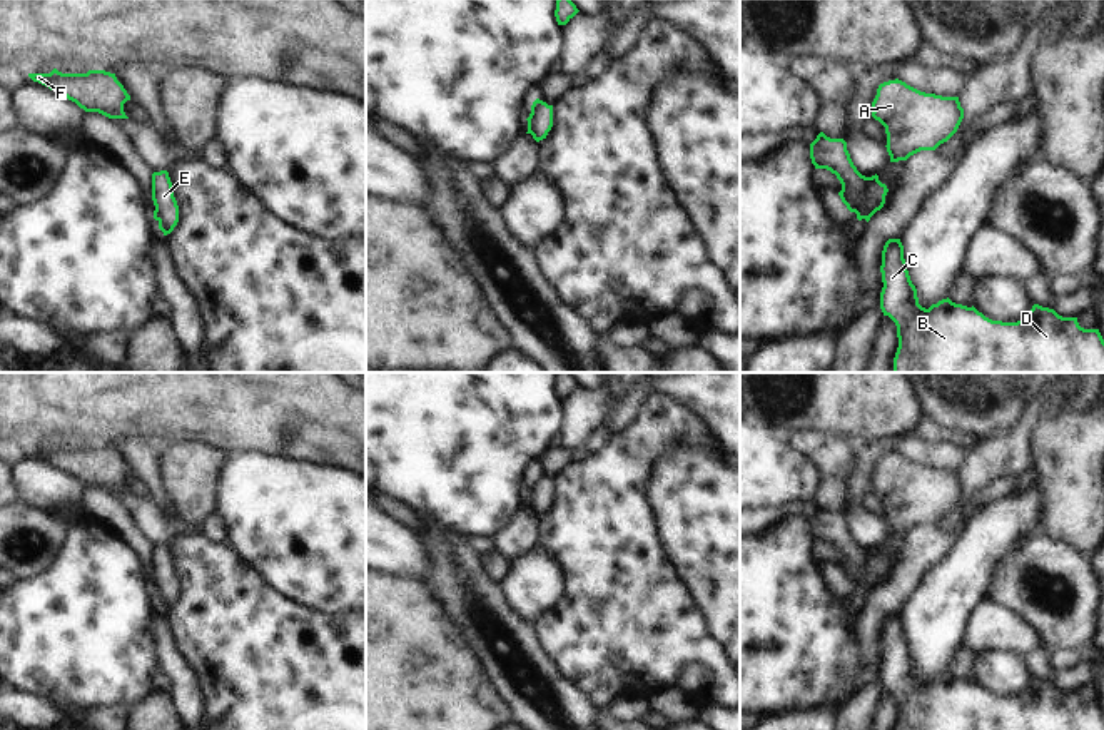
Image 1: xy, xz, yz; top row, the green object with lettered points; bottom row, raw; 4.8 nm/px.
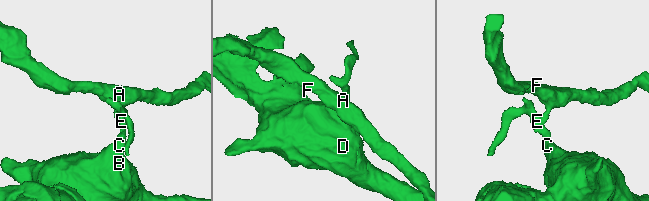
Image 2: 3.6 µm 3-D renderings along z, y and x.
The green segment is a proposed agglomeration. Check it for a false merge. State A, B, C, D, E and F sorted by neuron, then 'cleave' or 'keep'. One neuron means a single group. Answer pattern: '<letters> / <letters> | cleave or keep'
A F / B C D E | cleave

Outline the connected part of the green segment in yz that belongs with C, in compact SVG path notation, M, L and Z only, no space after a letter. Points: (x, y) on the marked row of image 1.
M889 239L882 251L880 309L897 326L899 347L894 373L1104 373L1104 339L1099 329L1084 329L1077 317L1062 317L1054 309L1034 304L1017 322L992 321L974 306L952 302L949 297L929 309L919 304L917 289L910 281L900 239Z

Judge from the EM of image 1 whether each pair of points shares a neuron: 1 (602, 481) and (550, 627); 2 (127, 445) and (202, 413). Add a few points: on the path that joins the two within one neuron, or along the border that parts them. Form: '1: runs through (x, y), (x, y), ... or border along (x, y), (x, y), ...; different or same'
1: runs through (602, 518), (602, 580), (587, 595); same
2: border along (142, 438), (117, 436), (114, 440); different

